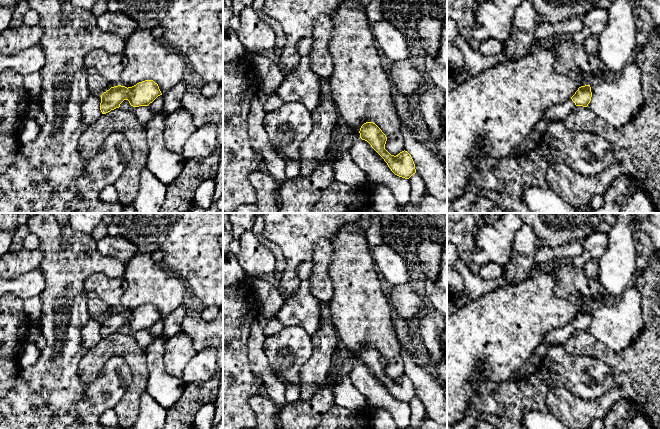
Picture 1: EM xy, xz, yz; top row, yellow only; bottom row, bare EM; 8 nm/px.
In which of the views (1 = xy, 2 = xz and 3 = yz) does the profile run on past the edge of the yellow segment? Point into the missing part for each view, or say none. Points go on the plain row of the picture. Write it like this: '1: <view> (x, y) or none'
1: none
2: none
3: yz (559, 336)

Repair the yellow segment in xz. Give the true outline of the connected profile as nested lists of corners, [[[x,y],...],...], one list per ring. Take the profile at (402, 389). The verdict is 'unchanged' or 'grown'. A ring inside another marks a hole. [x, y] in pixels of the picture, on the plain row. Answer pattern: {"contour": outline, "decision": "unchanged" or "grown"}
{"contour": [[[364,347],[359,357],[360,362],[371,369],[371,371],[384,383],[395,399],[409,403],[416,397],[414,385],[407,375],[404,374],[394,380],[385,373],[387,361],[375,347]]], "decision": "unchanged"}

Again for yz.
{"contour": [[[590,309],[581,310],[568,324],[552,330],[543,337],[543,342],[550,345],[563,345],[576,330],[587,331],[591,325],[592,316]]], "decision": "grown"}

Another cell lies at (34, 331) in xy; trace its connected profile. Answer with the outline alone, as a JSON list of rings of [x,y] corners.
[[[40,320],[31,321],[27,331],[27,341],[35,343],[38,340],[40,334]]]

